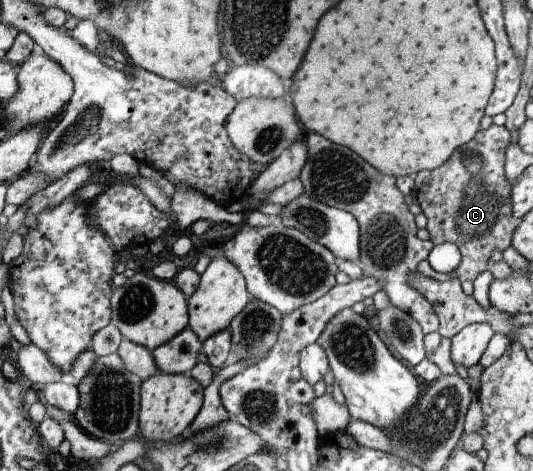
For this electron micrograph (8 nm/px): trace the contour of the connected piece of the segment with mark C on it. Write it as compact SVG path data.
M493 124L488 129L479 130L477 135L465 145L458 147L453 155L433 171L423 170L415 177L414 194L419 200L422 212L428 219L426 229L434 245L443 242L454 243L462 253L462 262L454 277L464 281L475 281L489 267L491 251L502 253L512 245L515 227L510 224L512 215L512 184L505 178L505 149L511 143L511 133L505 126Z

